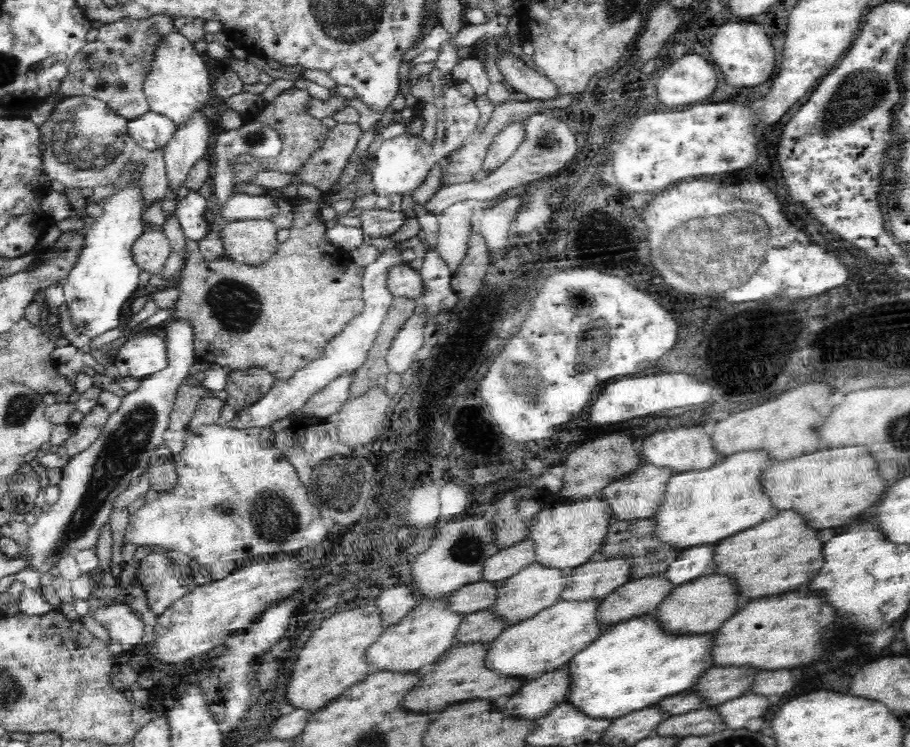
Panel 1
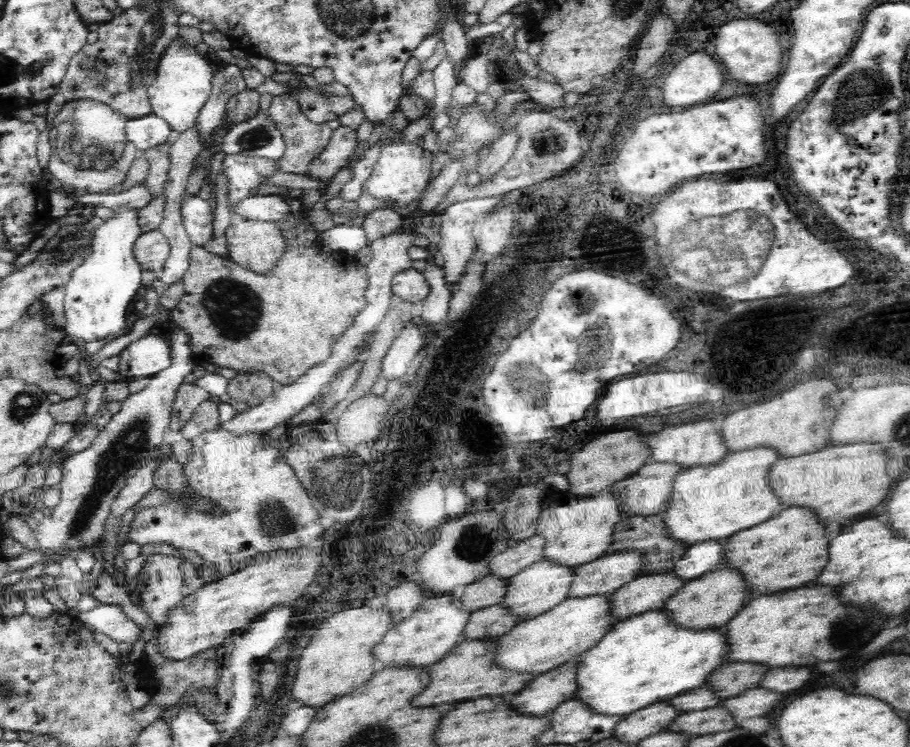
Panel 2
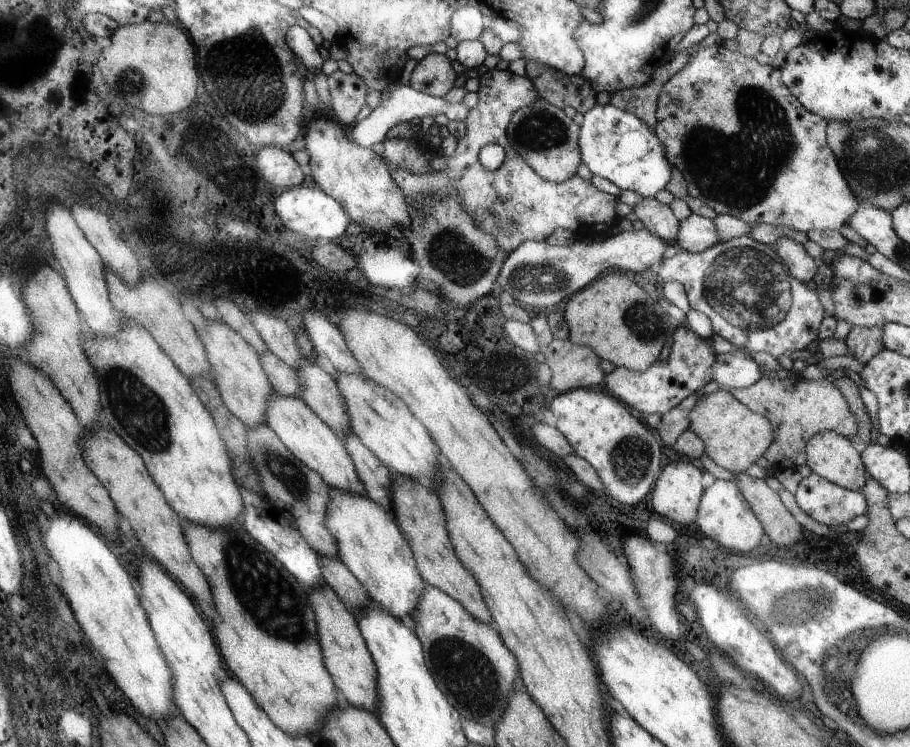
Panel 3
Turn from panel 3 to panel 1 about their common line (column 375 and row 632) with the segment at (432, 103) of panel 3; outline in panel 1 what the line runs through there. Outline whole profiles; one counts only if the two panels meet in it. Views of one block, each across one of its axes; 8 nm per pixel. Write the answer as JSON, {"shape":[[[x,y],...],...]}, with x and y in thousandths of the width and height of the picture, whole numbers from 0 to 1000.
{"shape":[[[126,806],[116,814],[110,810],[103,821],[103,829],[119,843],[123,859],[142,866],[155,862],[159,846],[157,829],[138,807]]]}

